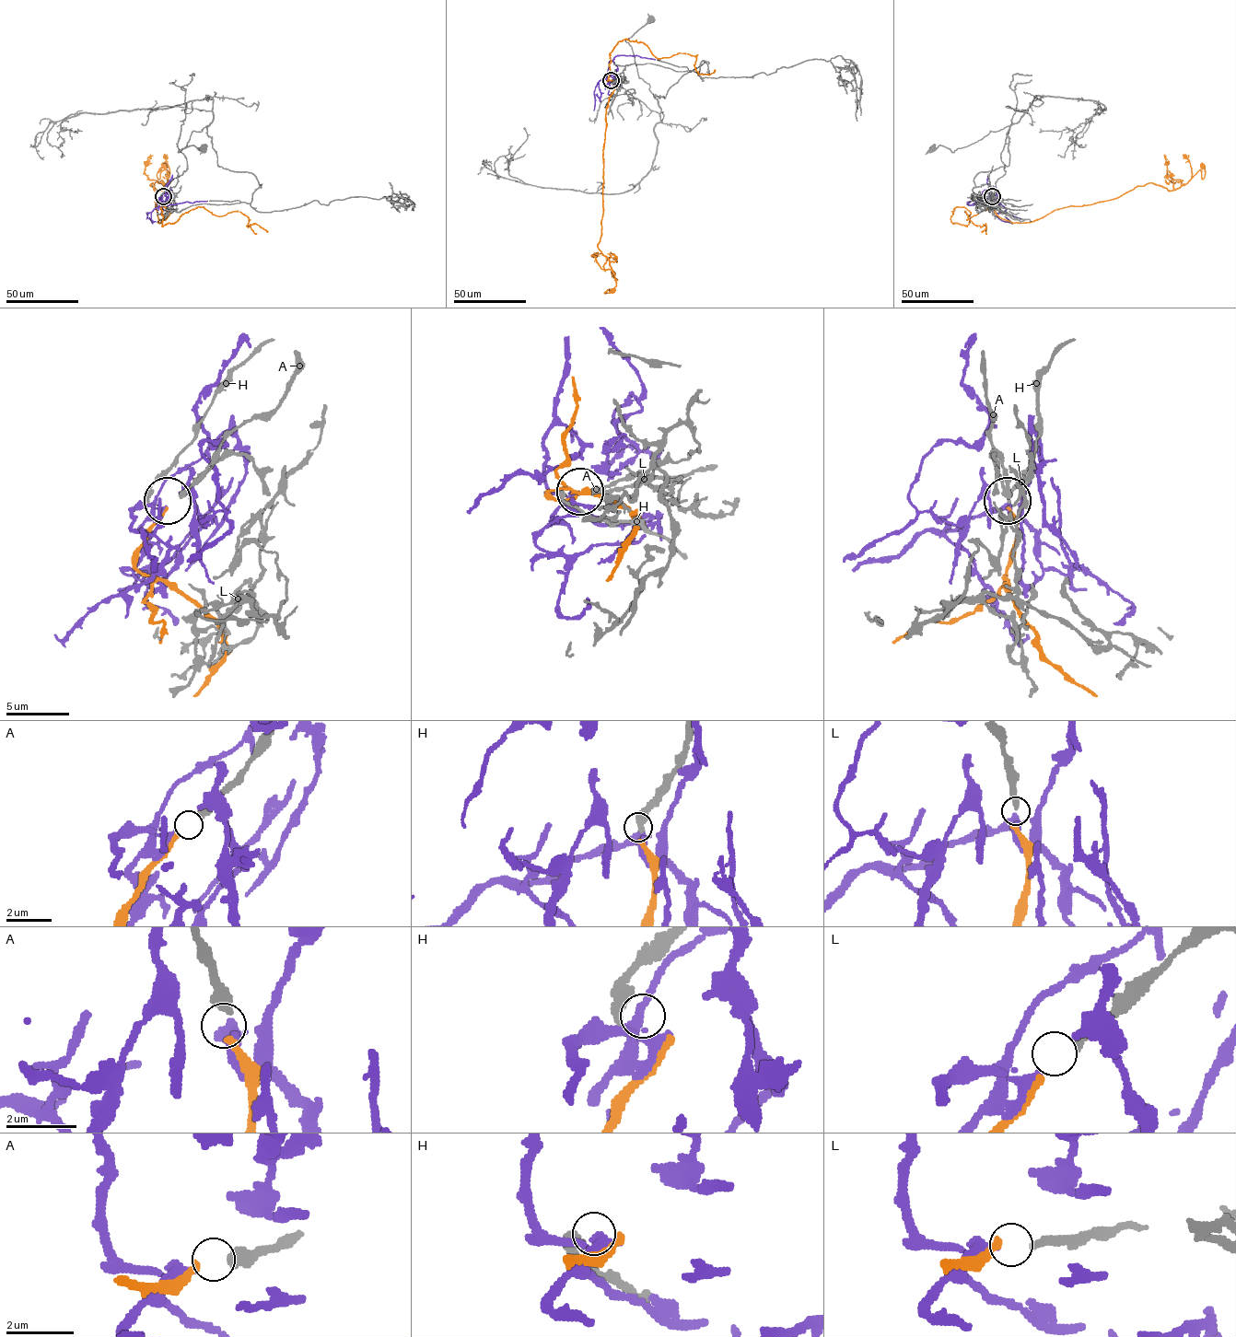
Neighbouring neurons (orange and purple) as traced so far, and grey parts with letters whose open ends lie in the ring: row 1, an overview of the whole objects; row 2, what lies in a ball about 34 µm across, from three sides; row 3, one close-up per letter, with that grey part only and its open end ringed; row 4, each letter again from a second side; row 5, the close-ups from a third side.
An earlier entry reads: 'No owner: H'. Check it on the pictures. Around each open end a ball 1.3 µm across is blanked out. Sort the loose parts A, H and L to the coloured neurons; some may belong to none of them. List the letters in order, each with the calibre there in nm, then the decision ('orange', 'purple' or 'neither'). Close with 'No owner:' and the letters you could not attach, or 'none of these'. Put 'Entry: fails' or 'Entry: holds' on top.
Entry: holds
A: calibre 400 nm; orange
H: calibre 440 nm; neither
L: calibre 240 nm; purple
No owner: H

